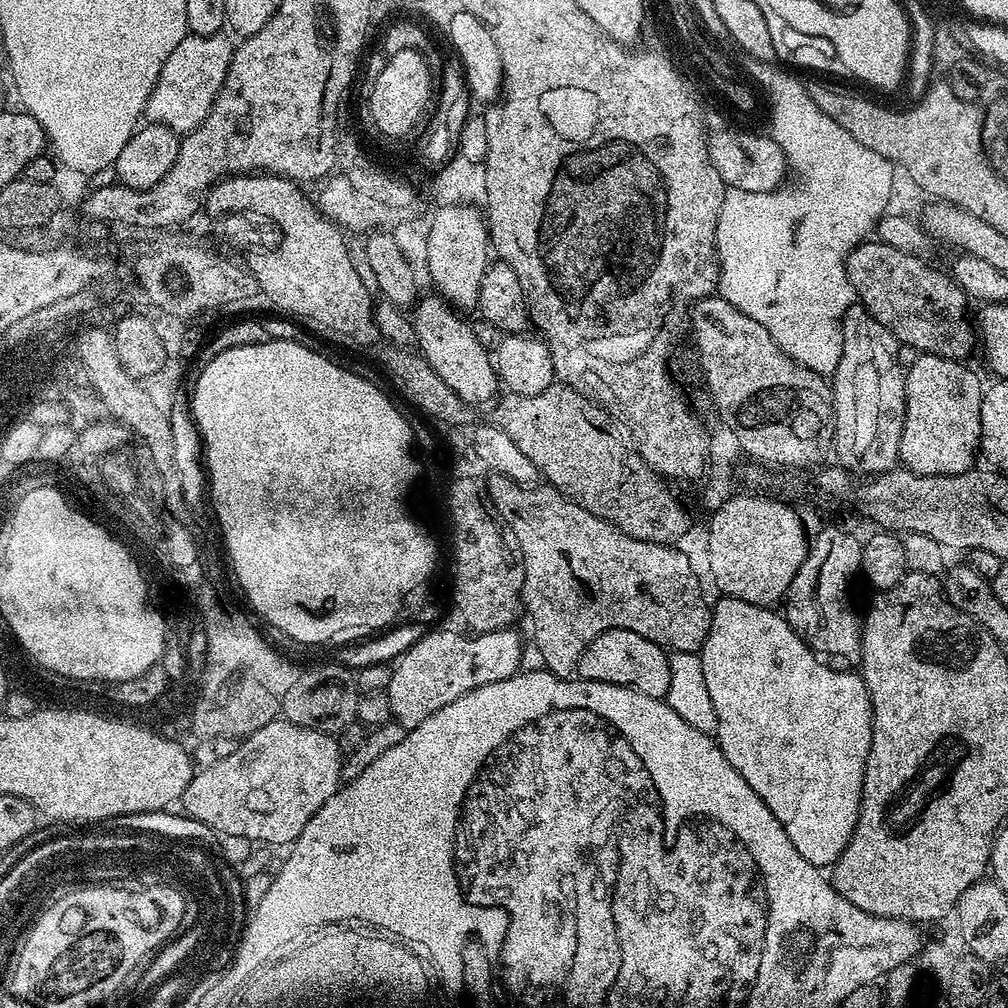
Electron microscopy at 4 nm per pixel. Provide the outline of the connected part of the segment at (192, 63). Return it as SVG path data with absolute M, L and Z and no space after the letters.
M189 34L178 42L178 46L174 46L174 54L166 58L158 82L144 107L144 116L151 123L166 126L177 134L187 134L202 123L206 114L210 114L210 106L214 106L216 95L222 90L226 70L230 70L232 61L234 44L226 37L224 34Z

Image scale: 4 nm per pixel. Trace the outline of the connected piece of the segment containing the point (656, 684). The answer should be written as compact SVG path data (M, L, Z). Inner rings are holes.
M606 630L606 634L598 634L598 638L586 646L576 672L582 680L626 686L638 690L638 694L662 700L670 690L668 659L669 653L665 649L650 642L650 638L642 638L642 634L634 634L634 630Z

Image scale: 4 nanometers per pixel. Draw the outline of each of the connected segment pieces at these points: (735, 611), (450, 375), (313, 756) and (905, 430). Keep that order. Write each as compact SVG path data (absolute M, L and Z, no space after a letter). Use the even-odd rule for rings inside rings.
M724 596L720 601L711 605L712 621L710 630L706 634L706 642L701 646L698 653L701 660L702 673L706 682L706 689L714 706L714 713L717 714L717 730L714 739L720 745L722 754L726 754L726 762L746 778L746 786L766 802L770 814L778 818L782 830L794 842L794 850L806 858L814 867L824 870L836 863L836 859L846 850L850 838L854 834L854 826L858 822L858 810L862 798L862 778L866 770L866 758L870 754L870 742L872 741L872 703L870 694L864 685L863 676L852 670L841 670L831 668L821 657L812 651L804 639L801 638L789 626L787 620L779 611L772 608L754 606L750 602L742 602L738 598Z
M431 294L415 305L416 316L411 317L416 332L416 345L421 356L446 386L458 394L465 404L475 406L495 401L498 396L498 377L495 363L490 359L489 349L474 338L471 323L463 320L461 313L439 294ZM424 300L424 301L423 301Z
M277 718L246 735L239 752L232 759L217 764L211 772L193 775L182 797L183 811L196 824L205 824L224 838L239 838L244 842L259 842L269 846L291 846L298 834L306 830L310 818L322 810L324 803L340 787L341 763L340 741L335 735Z
M920 354L915 357L917 360L912 365L907 365L906 375L904 377L904 385L906 386L906 414L904 415L904 425L902 426L902 442L900 443L899 463L907 468L909 472L917 472L923 476L953 476L954 474L962 474L963 472L973 471L975 460L978 460L978 449L980 447L980 407L982 406L982 383L967 368L967 363L959 360L951 360L945 356L930 356Z

